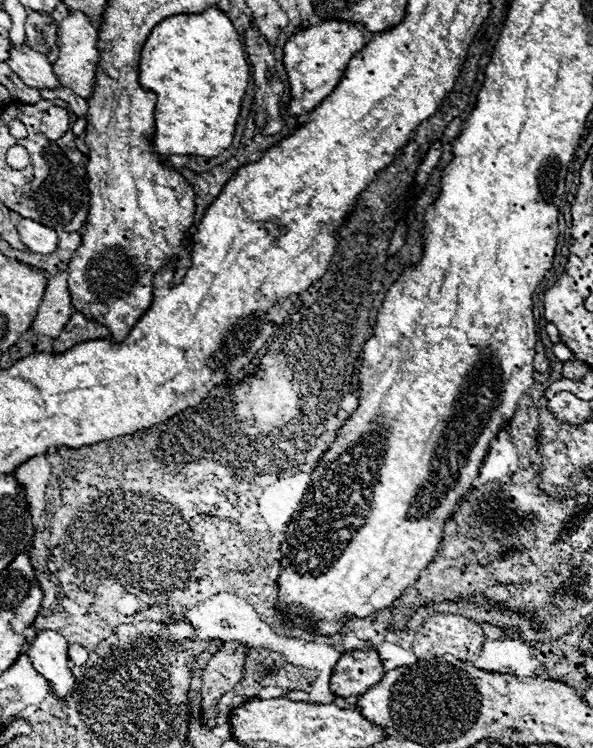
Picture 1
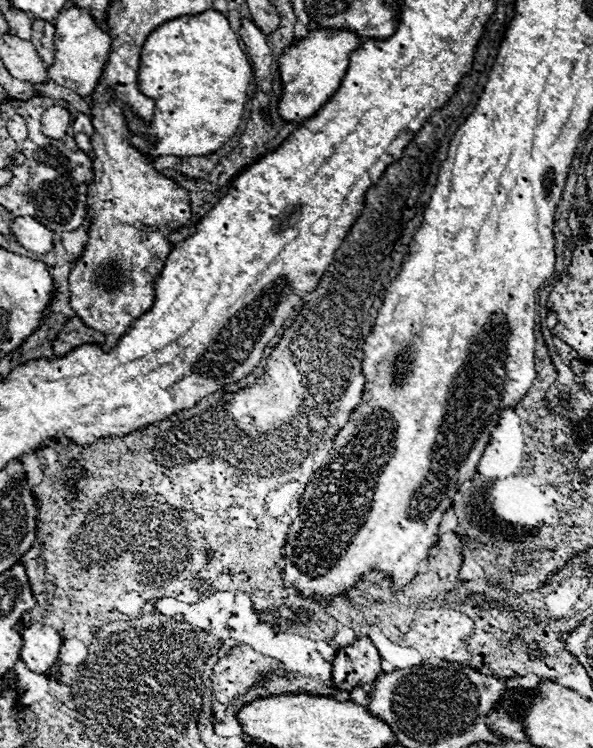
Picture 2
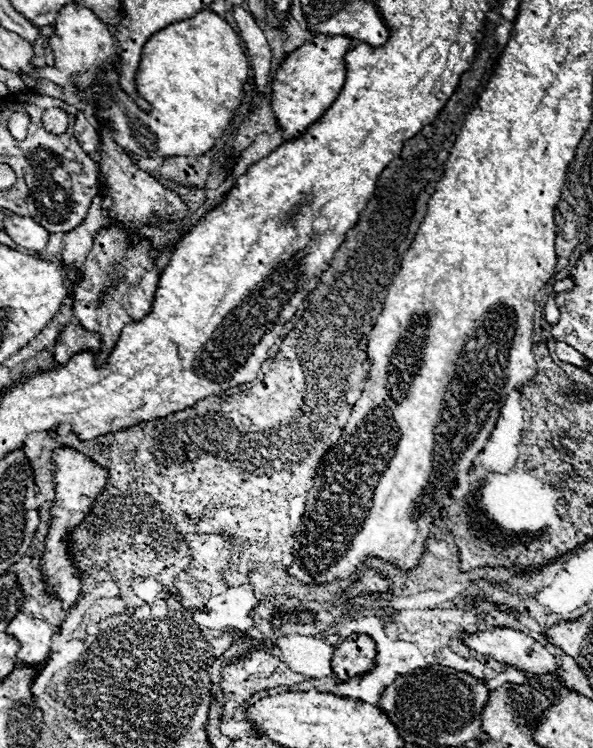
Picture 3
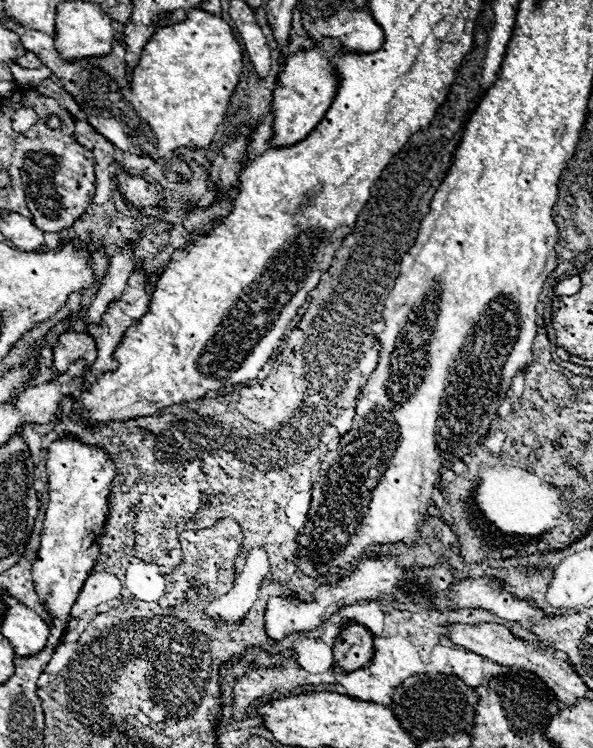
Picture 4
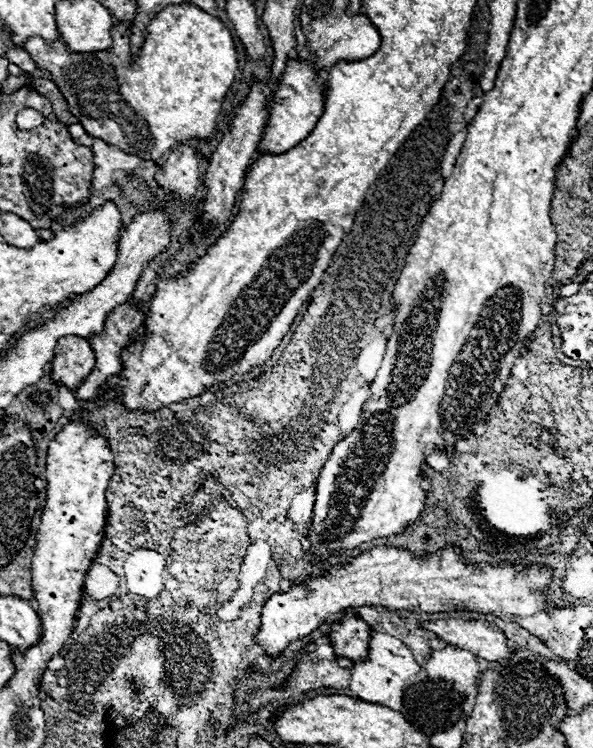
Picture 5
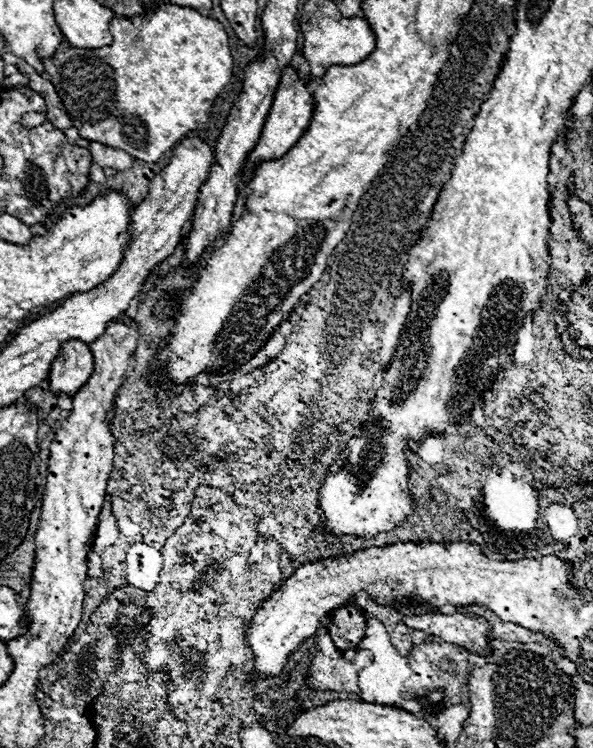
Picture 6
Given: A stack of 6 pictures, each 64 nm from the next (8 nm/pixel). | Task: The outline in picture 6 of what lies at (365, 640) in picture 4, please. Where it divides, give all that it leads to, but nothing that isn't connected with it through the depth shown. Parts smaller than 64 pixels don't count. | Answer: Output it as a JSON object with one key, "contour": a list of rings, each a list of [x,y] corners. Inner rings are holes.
{"contour":[[[356,604],[334,610],[330,614],[330,620],[332,624],[328,628],[328,634],[332,636],[332,642],[338,652],[360,648],[360,642],[366,636],[366,618]]]}

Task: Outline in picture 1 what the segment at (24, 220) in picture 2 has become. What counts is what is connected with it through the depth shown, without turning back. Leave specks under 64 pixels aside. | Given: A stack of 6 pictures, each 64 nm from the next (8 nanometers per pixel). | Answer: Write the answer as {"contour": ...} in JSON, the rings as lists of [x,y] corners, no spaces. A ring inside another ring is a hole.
{"contour":[[[22,218],[16,226],[20,240],[34,252],[34,254],[52,254],[58,248],[58,234],[56,230],[38,224],[30,218]]]}

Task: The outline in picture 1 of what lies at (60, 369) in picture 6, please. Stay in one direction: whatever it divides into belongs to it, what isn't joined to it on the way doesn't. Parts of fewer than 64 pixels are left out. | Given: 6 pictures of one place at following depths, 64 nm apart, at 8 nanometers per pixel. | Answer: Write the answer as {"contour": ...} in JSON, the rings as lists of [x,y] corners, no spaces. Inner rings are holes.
{"contour":[[[76,312],[62,328],[58,338],[54,338],[54,352],[66,352],[68,348],[86,342],[86,340],[100,340],[108,336],[108,328],[88,320],[84,314]]]}

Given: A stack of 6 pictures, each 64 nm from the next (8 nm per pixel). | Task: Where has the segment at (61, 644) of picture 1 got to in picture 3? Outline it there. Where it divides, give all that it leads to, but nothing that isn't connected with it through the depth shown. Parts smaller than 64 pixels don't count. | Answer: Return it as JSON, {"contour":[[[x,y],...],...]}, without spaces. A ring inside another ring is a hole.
{"contour":[[[18,612],[12,624],[8,624],[8,634],[20,642],[20,664],[38,664],[42,668],[52,658],[52,638],[56,630],[46,622]]]}

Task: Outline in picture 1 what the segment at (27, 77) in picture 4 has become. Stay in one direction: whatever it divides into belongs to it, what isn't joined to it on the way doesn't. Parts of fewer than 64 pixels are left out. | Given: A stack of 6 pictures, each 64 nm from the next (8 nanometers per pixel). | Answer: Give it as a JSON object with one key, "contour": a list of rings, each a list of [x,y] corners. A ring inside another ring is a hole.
{"contour":[[[70,12],[58,24],[58,44],[60,44],[60,56],[54,62],[54,74],[60,78],[62,86],[70,88],[76,96],[88,98],[92,94],[94,70],[96,70],[96,62],[98,62],[98,30],[86,18],[86,14]]]}

